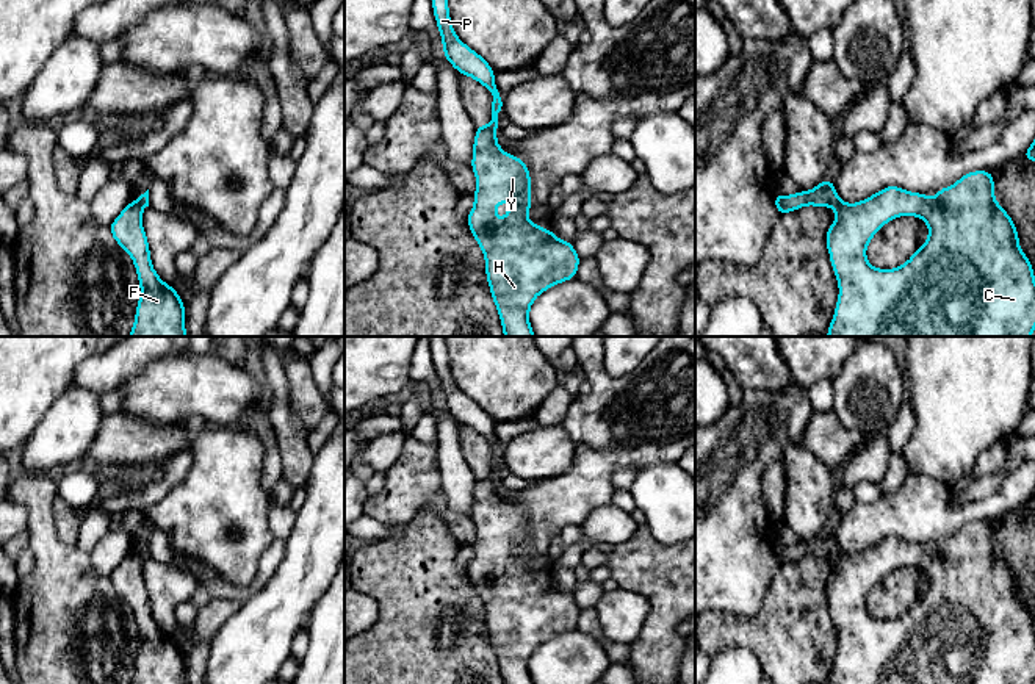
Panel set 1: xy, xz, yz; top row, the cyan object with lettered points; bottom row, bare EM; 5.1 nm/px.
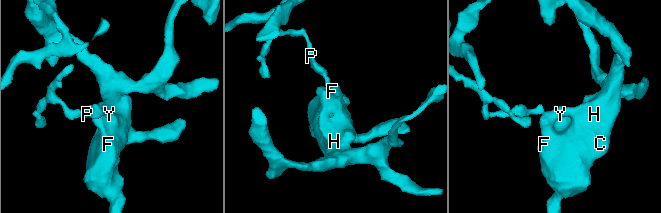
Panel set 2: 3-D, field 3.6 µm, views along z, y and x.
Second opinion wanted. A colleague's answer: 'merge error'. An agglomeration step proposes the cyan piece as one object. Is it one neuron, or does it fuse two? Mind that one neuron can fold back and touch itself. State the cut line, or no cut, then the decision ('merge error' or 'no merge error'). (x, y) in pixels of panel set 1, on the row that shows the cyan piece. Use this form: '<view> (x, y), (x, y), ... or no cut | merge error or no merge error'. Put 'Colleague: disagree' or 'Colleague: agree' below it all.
xy (137, 199), (141, 208) | merge error
Colleague: agree

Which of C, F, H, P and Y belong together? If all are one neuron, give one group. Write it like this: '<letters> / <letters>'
C F H Y / P

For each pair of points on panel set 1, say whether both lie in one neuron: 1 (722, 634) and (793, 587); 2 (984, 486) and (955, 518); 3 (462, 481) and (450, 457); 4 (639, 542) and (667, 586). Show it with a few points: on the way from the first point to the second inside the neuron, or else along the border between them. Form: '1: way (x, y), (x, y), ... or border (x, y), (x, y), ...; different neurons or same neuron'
1: way (741, 631), (753, 631), (778, 606); same neuron
2: border (1002, 479), (1002, 484), (984, 498), (951, 503); different neurons
3: way (456, 475), (451, 464); same neuron
4: way (641, 553), (659, 575); same neuron

